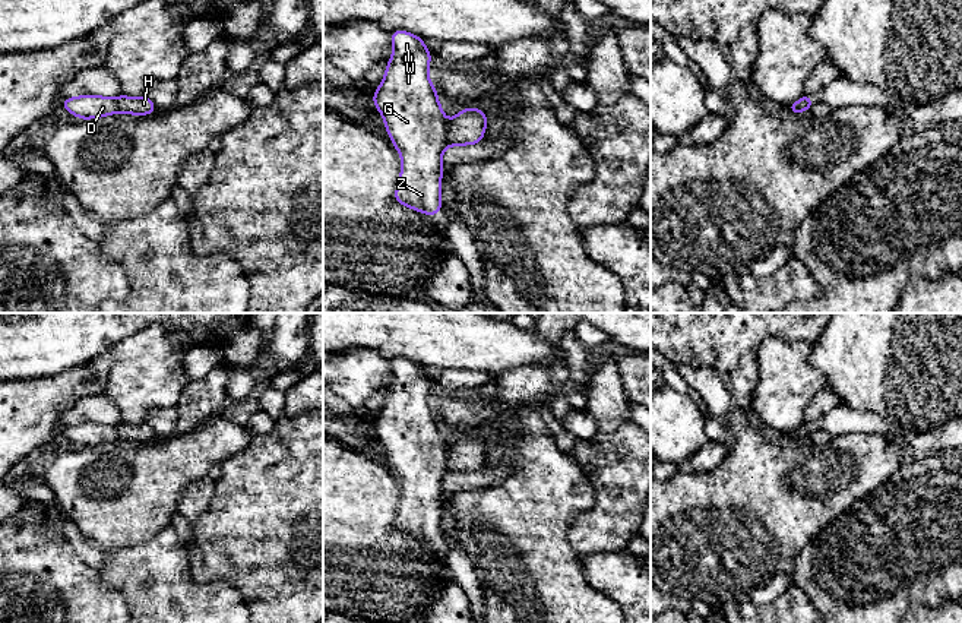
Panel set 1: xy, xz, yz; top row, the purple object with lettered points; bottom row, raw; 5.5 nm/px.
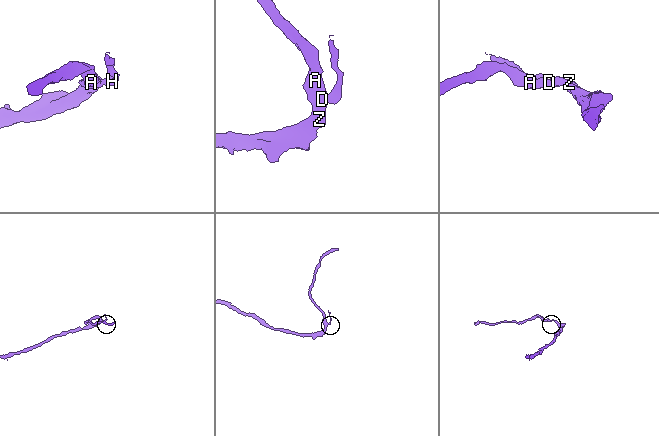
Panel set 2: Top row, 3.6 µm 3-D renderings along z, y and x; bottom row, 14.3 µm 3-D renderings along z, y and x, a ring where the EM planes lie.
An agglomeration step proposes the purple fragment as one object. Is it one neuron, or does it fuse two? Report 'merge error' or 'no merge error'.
merge error

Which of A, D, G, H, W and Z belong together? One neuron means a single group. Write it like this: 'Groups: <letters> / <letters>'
Groups: A D G W Z / H

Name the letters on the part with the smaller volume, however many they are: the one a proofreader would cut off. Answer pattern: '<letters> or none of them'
H

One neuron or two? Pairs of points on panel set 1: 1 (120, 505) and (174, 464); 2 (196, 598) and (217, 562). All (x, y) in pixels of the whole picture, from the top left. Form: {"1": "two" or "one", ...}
{"1": "one", "2": "two"}

